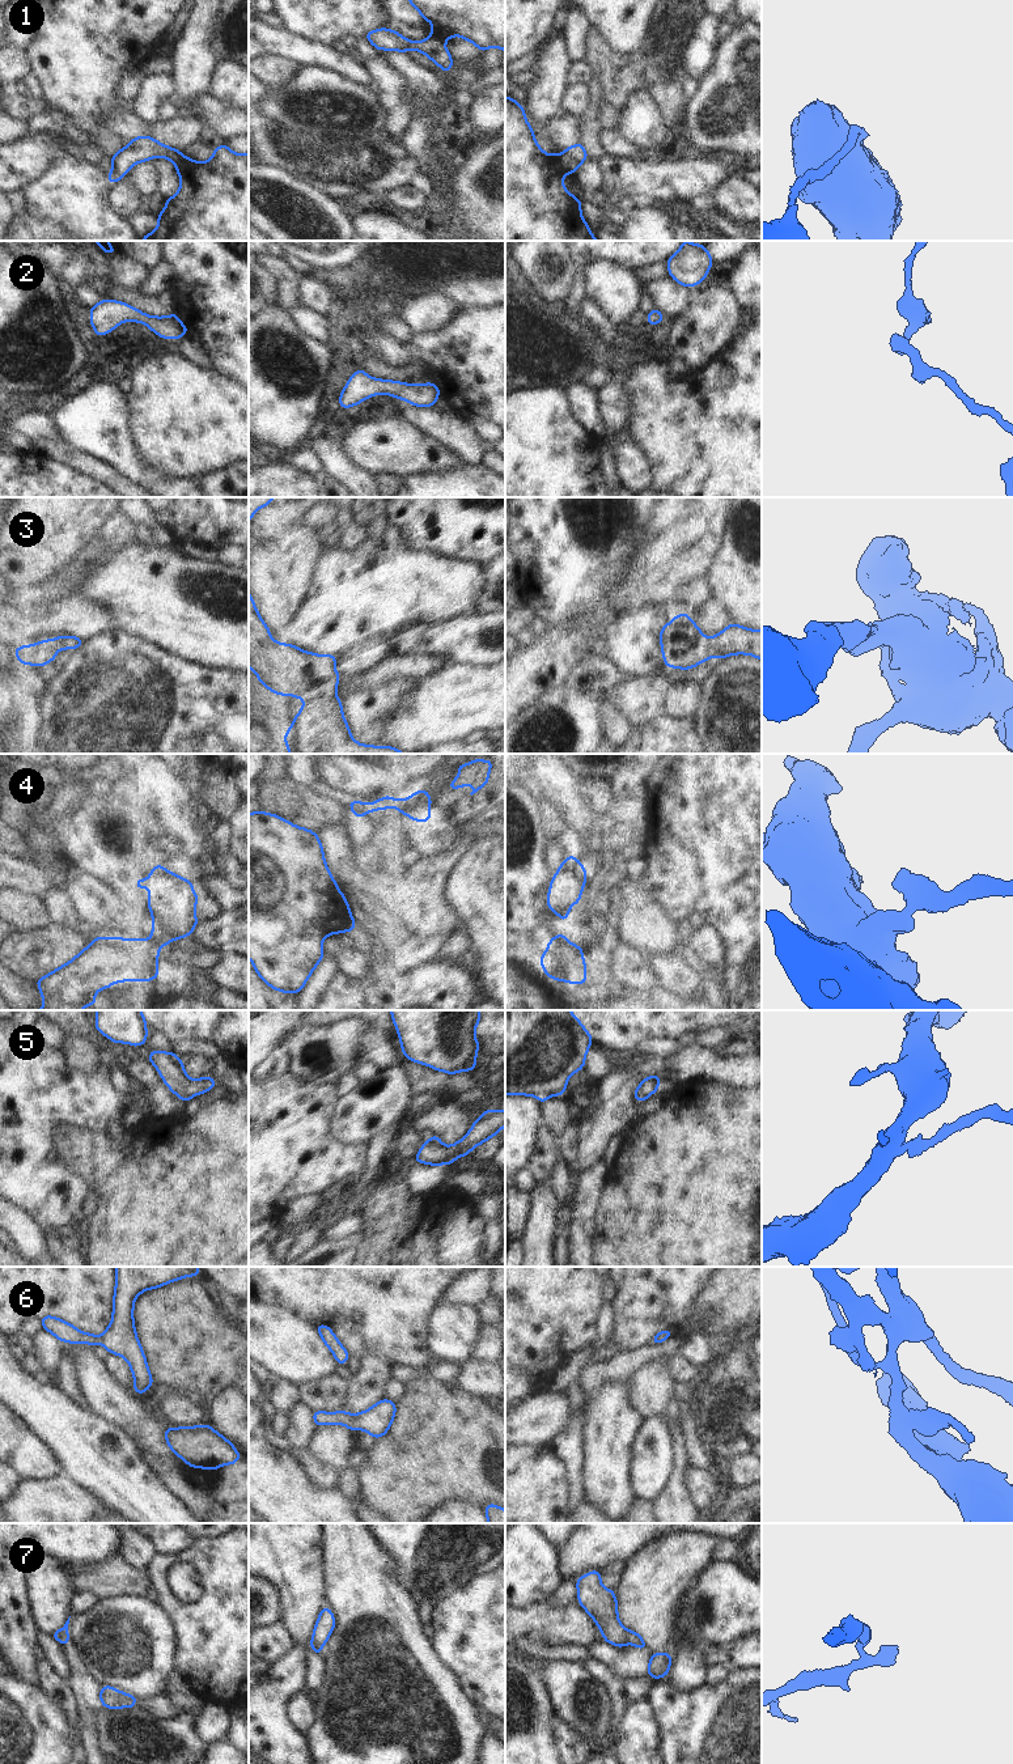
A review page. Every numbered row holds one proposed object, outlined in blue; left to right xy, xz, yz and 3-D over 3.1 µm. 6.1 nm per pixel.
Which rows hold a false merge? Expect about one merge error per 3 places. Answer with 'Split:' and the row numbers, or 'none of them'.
Split: 1, 4, 7

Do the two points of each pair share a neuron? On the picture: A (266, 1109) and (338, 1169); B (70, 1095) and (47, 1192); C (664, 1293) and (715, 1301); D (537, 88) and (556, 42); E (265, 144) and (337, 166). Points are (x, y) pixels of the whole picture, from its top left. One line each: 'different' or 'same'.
A: same
B: same
C: different
D: same
E: same

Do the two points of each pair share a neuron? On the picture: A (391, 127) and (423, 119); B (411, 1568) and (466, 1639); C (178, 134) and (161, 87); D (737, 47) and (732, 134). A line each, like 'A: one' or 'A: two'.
A: two
B: two
C: two
D: one

